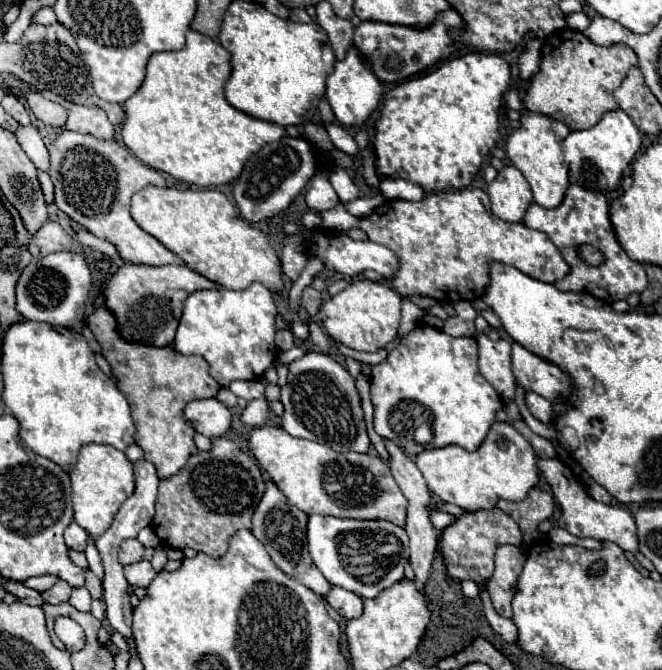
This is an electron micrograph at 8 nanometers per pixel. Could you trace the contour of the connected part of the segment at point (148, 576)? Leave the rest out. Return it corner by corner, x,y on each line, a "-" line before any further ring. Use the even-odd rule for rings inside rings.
139,561
139,563
133,563
133,565
125,567
125,579
131,585
147,587
153,581
153,577
155,577
155,571
153,571
149,561

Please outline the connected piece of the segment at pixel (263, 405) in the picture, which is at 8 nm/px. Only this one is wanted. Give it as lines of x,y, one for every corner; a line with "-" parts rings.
253,399
245,407
241,419
243,419
245,425
253,425
253,427
265,425
267,419
269,419
269,401
267,399

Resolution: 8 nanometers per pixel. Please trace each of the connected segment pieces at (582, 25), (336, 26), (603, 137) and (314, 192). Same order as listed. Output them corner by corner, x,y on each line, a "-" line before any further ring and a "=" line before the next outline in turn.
571,13
569,17
567,17
567,25
571,27
571,29
577,29
577,31
585,31
587,27
589,27
589,17
585,15
585,13
=
321,1
317,5
317,23
327,31
335,57
345,59
347,49
353,45
353,23
337,17
327,1
=
621,109
609,111
595,127
585,131
571,131
563,141
563,155
569,165
569,181
591,191
613,191
639,147
641,135
629,115
=
315,175
311,179
309,191
305,195
305,201
307,201
307,207
309,209
321,213
323,209
331,209
331,205
337,205
339,203
339,197
337,197
333,185
325,177

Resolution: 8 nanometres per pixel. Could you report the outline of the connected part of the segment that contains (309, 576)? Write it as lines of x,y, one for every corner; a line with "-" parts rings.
267,481
265,495
263,495
261,503
257,505
257,509
253,513
251,533
263,543
263,547
267,549
271,561
287,577
297,579
305,587
313,589
317,595
325,595
331,589
331,583
321,575
321,571
315,567
315,563
309,557
309,551
307,551
307,517
309,517
307,513
303,513
301,509
289,505
287,497
279,491
279,487
273,481

